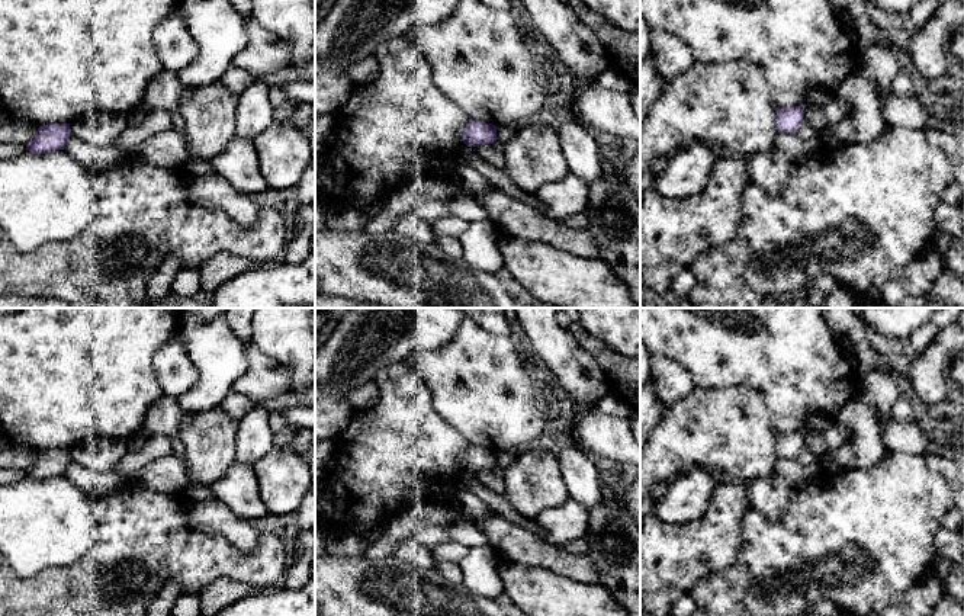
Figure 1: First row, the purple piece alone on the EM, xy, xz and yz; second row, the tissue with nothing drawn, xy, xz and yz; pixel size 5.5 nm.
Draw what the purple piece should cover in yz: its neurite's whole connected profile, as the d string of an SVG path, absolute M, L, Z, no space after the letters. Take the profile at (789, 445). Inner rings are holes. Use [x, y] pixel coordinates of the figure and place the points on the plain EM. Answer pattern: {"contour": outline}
{"contour": "M788 431L777 436L778 458L797 458L804 447L804 431Z"}

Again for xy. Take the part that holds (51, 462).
{"contour": "M46 449L38 453L35 463L26 471L26 477L46 479L64 475L71 462L70 449Z"}

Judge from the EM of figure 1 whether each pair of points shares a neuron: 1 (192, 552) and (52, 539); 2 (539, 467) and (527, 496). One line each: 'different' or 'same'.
1: different
2: same

